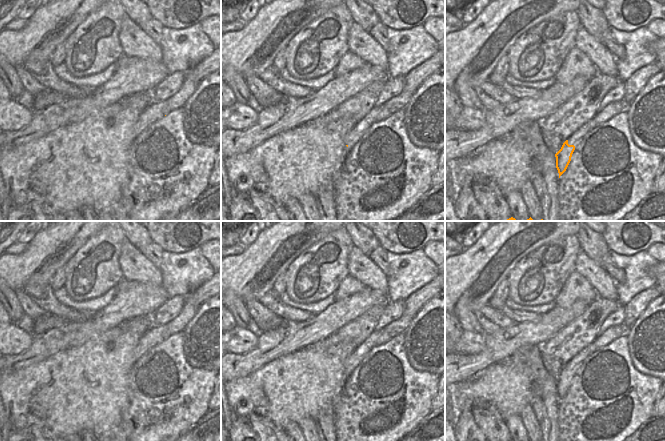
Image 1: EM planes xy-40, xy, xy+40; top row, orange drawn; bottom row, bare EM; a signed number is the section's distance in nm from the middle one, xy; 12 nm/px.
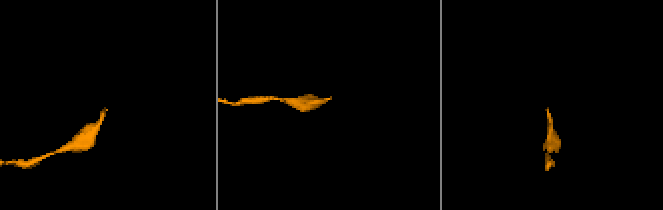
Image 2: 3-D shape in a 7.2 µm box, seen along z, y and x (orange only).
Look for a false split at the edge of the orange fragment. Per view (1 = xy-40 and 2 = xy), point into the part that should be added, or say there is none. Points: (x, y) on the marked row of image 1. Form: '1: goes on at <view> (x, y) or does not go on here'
1: does not go on here
2: does not go on here

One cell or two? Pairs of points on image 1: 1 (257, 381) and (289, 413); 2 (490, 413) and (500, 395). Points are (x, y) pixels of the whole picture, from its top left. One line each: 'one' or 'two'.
1: one
2: two

